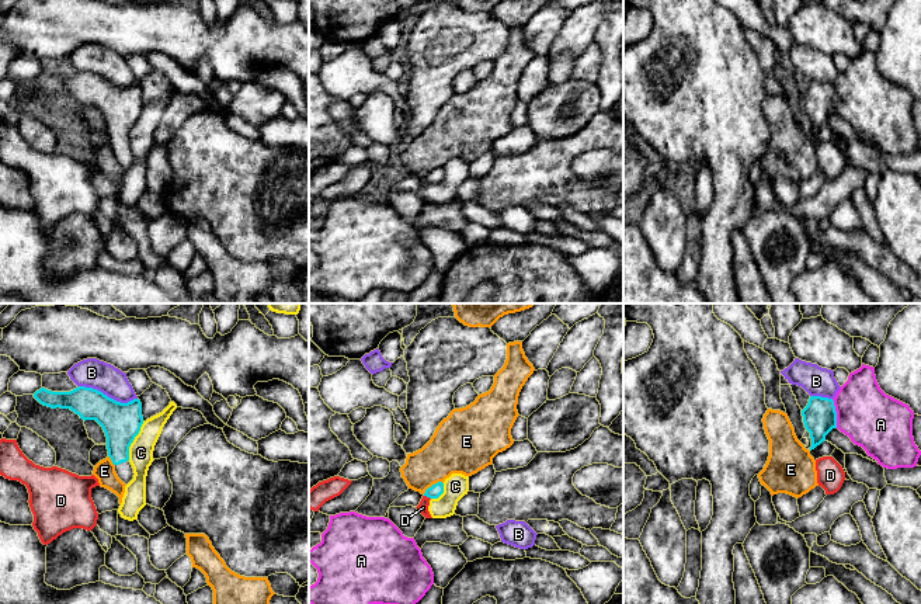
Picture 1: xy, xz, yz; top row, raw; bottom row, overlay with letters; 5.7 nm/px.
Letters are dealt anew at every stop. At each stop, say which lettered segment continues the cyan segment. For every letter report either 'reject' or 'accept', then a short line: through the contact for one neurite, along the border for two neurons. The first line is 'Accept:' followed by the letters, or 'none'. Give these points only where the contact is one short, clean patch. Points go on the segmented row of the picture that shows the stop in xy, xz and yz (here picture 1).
Accept: none
A: reject | yz (831, 399), (836, 408), (837, 427)
B: reject
C: reject
D: reject | xz (424, 495), (430, 499)
E: reject | xz (442, 482), (433, 483), (423, 493)

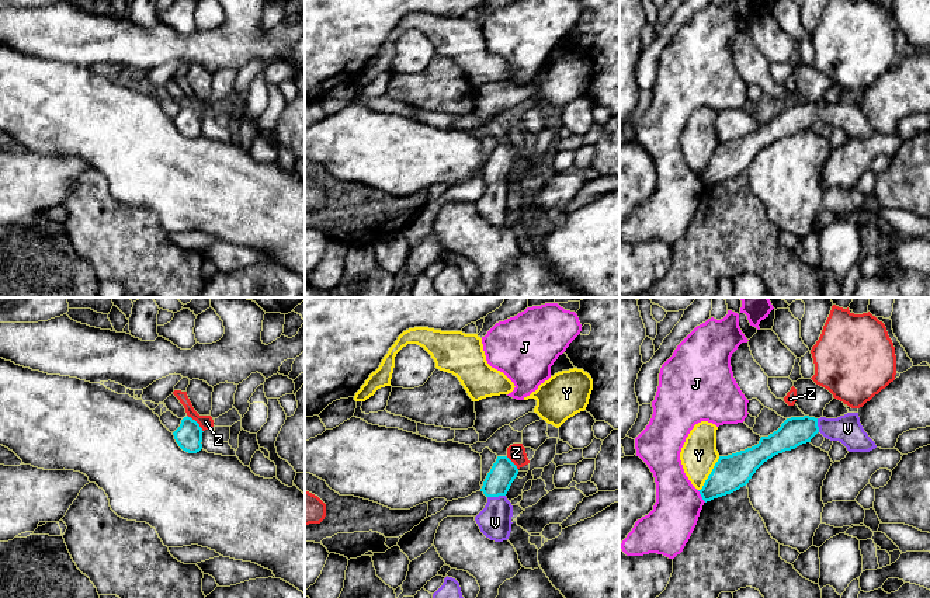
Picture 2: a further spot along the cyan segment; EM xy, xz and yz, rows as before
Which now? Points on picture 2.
Accept: V
J: reject | yz (697, 490), (705, 501)
V: accept | xz (503, 472), (496, 484), (496, 496), (495, 522)
Y: reject
Z: reject | xy (187, 414), (202, 431)

